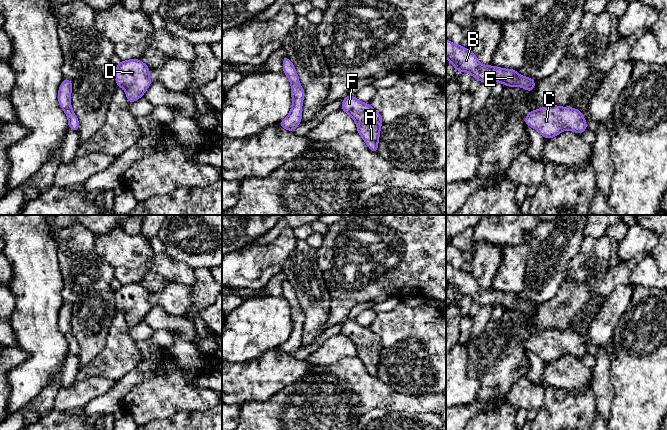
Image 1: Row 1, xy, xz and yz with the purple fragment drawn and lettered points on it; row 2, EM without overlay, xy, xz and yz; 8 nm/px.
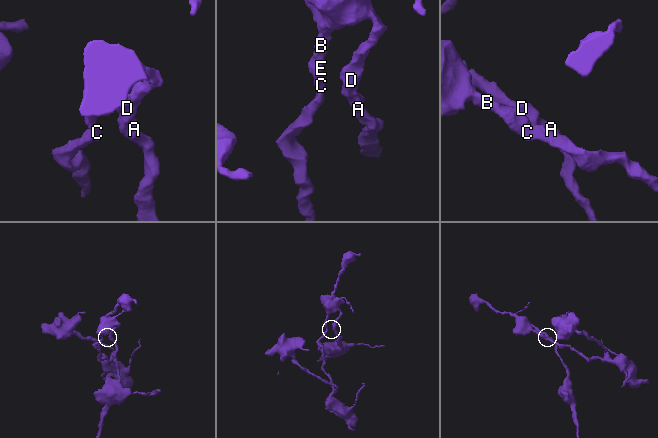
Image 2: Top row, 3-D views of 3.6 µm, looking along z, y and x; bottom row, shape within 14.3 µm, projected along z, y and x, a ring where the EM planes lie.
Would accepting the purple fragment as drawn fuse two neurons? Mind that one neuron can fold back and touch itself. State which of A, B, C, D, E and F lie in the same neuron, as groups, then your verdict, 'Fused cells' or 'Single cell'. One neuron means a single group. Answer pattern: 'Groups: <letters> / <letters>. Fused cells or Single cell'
Groups: A B C D E F. Single cell

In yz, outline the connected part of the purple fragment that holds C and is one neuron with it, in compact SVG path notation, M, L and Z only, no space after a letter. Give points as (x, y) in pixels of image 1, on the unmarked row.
M549 329L530 335L524 345L525 349L533 351L545 363L556 361L564 354L581 359L588 353L582 335L559 329Z

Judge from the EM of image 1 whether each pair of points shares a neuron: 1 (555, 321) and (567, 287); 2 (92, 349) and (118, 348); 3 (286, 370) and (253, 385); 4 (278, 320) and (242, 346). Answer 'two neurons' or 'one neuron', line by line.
1: one neuron
2: two neurons
3: one neuron
4: one neuron

